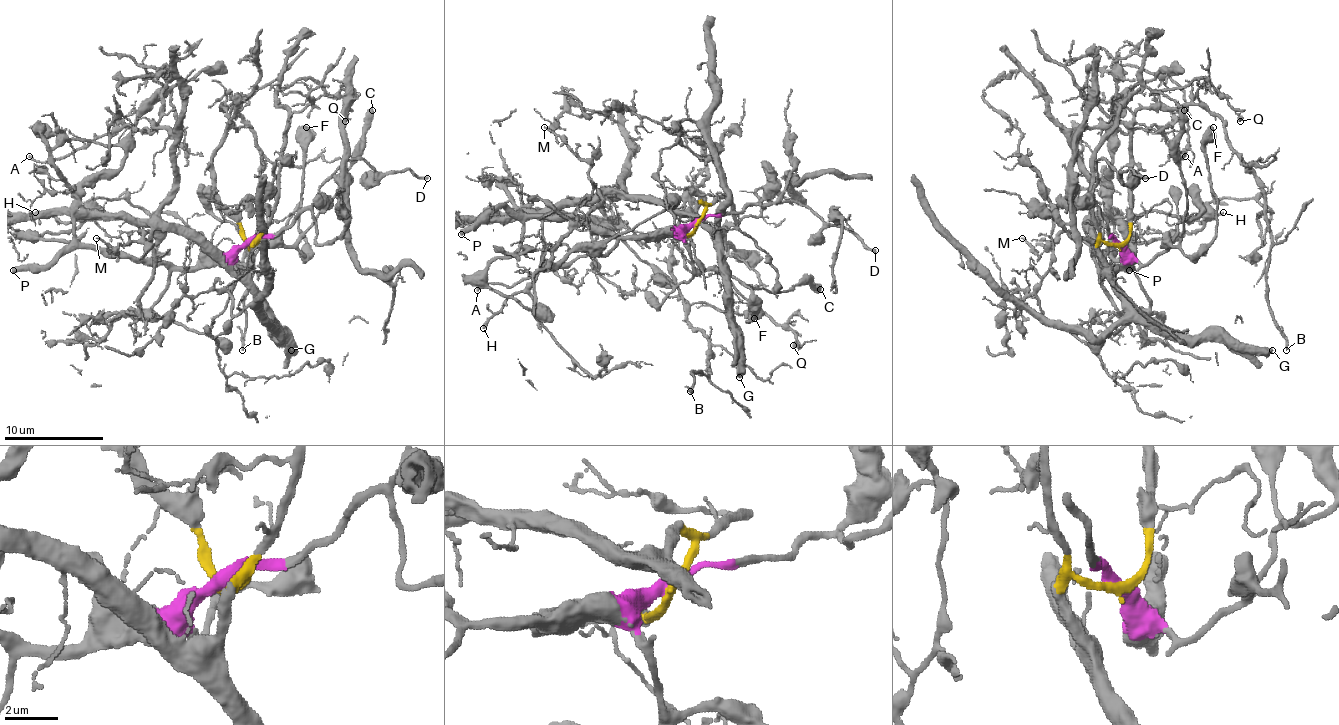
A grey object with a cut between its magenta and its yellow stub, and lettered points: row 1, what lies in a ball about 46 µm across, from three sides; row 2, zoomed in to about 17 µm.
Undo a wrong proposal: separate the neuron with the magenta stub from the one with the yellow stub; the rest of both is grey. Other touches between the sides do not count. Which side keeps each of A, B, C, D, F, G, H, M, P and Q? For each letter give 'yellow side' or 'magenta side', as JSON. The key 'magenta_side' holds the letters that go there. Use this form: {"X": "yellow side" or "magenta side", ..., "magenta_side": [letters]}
{"A": "yellow side", "B": "yellow side", "C": "magenta side", "D": "magenta side", "F": "magenta side", "G": "yellow side", "H": "yellow side", "M": "yellow side", "P": "magenta side", "Q": "yellow side", "magenta_side": ["C", "D", "F", "P"]}

